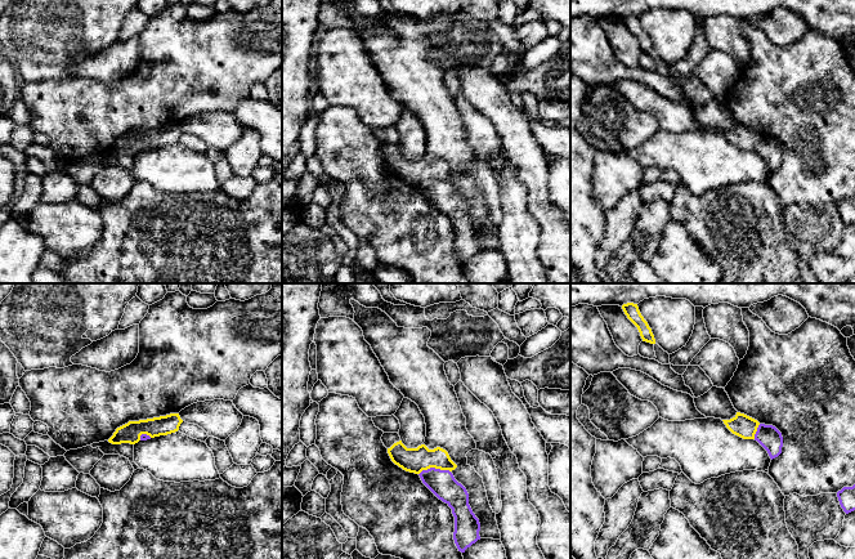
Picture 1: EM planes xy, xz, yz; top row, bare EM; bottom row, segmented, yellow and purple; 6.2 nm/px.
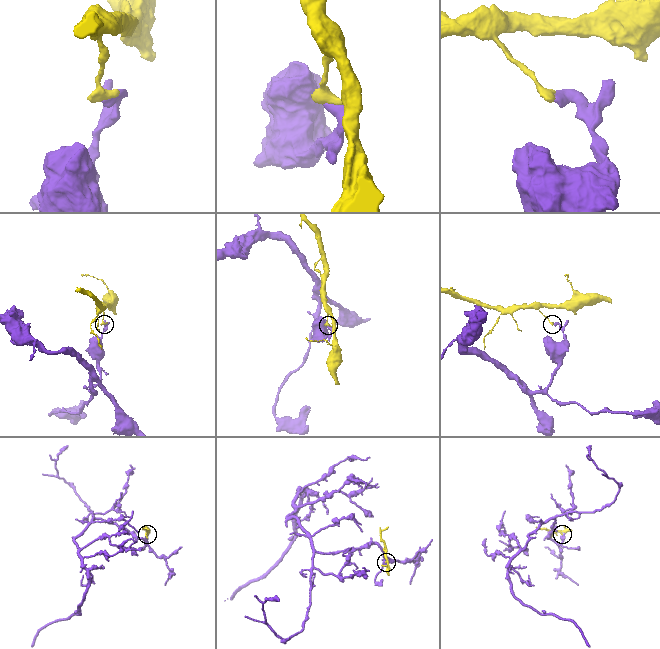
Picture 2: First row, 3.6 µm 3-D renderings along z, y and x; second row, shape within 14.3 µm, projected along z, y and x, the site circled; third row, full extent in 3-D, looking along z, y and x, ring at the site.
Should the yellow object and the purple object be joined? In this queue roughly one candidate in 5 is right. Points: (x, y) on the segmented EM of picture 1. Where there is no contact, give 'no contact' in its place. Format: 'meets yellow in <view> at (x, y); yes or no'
meets yellow in xz at (434, 466); no

